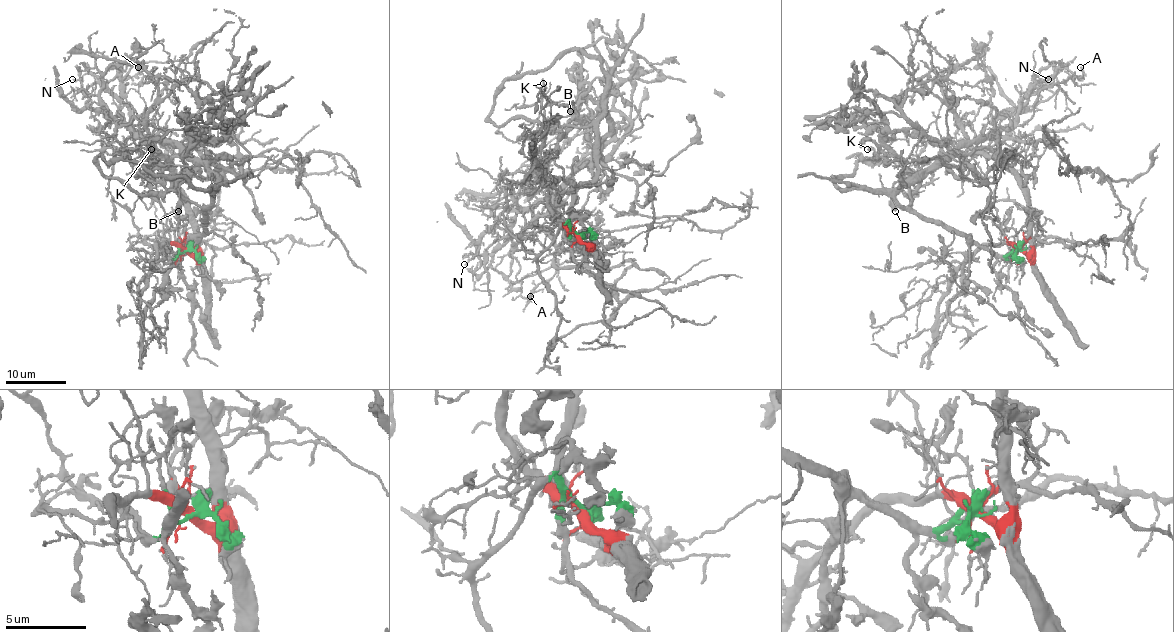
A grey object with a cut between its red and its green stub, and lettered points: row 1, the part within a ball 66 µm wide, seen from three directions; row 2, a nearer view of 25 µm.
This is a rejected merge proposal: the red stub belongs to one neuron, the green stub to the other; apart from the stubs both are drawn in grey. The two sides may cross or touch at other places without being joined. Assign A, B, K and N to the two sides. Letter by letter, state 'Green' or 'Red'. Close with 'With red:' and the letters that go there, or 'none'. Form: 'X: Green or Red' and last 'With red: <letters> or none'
A: Red
B: Green
K: Red
N: Red
With red: A, K, N

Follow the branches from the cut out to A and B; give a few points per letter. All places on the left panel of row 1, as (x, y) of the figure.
A: (187, 249), (195, 253), (189, 197), (99, 78), (108, 69), (133, 76), (137, 67)
B: (187, 249), (178, 255), (186, 244), (204, 231), (204, 211), (175, 188), (184, 181), (180, 188), (178, 211)

